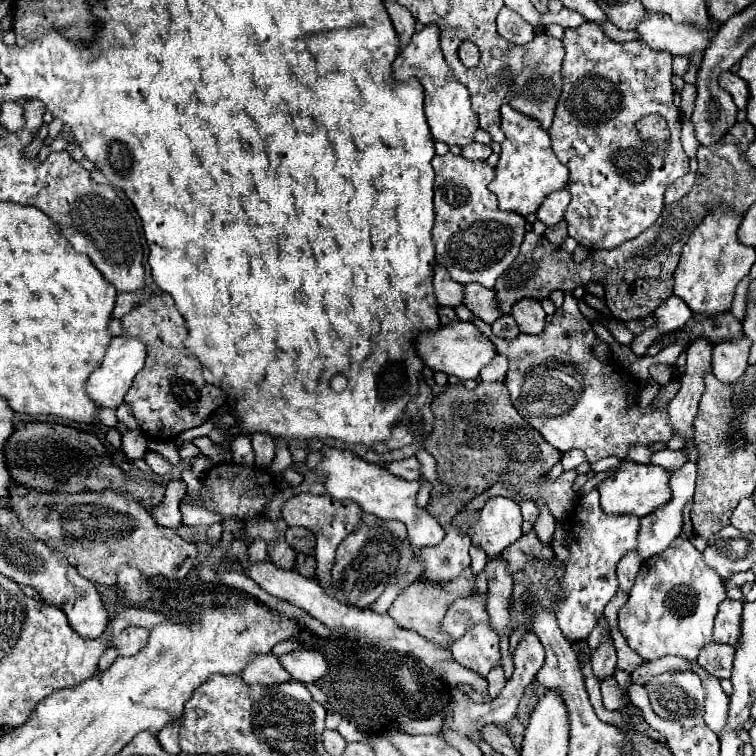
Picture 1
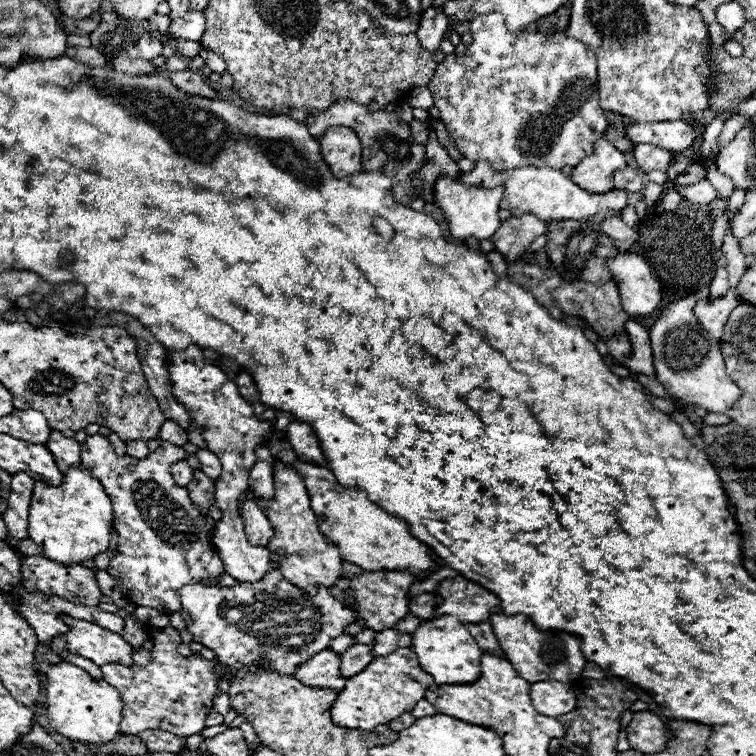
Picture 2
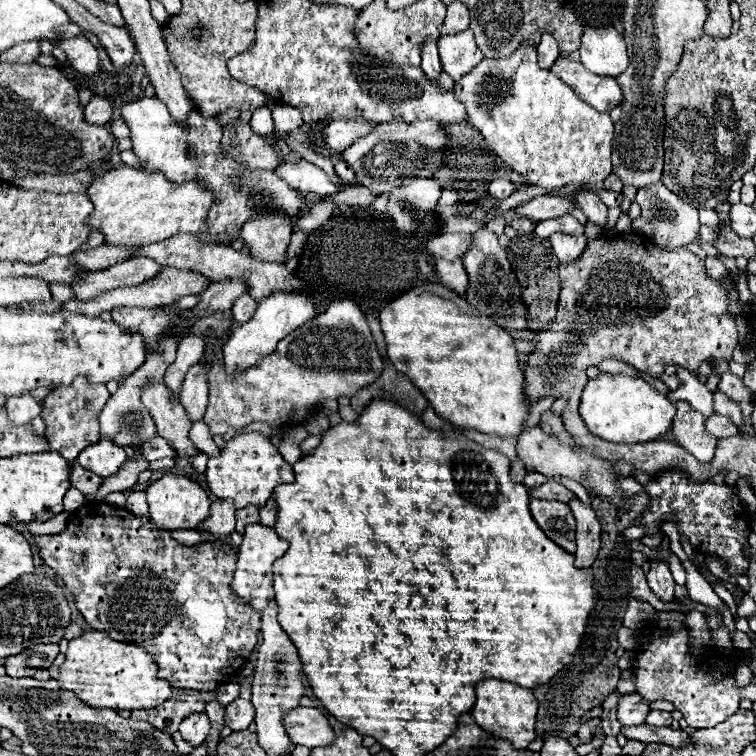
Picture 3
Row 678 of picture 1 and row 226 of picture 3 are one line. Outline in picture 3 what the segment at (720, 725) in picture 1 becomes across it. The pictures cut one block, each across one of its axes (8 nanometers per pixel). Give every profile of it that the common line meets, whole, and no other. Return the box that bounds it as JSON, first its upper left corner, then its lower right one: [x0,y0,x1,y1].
[700,208,718,230]

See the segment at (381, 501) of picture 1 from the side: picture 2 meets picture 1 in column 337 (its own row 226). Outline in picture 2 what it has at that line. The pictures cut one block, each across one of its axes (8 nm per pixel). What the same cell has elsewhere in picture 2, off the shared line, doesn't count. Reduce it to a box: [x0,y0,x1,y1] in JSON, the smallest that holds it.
[434,174,504,240]

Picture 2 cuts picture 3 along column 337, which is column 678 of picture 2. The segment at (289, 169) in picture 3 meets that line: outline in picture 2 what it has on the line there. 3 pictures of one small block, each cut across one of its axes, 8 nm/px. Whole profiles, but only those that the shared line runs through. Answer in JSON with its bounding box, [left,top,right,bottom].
[674,180,716,206]

